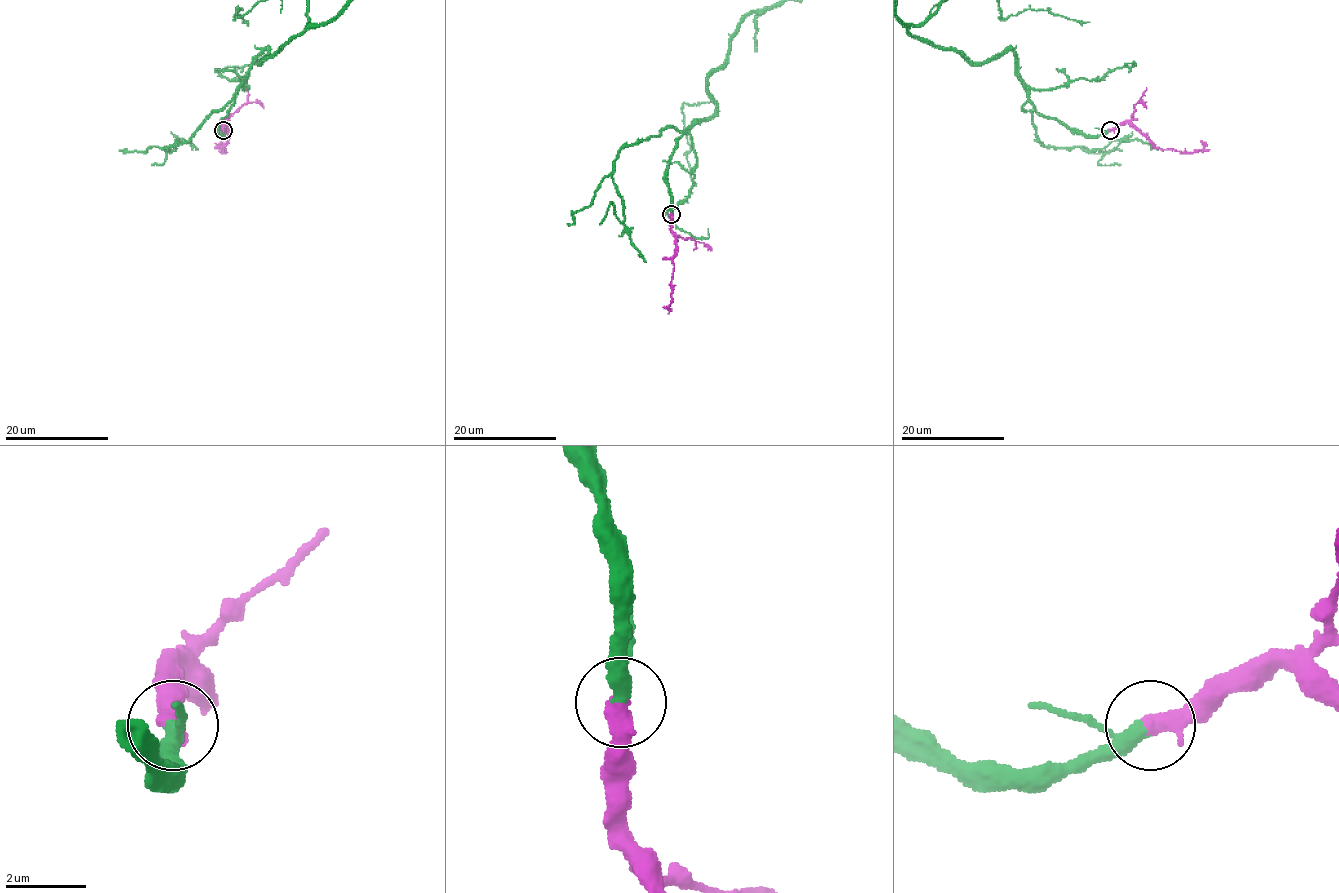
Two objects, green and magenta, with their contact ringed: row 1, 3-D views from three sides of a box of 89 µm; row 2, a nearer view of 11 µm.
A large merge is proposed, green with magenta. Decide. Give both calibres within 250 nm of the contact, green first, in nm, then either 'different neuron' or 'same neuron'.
280/500 nm | same neuron

